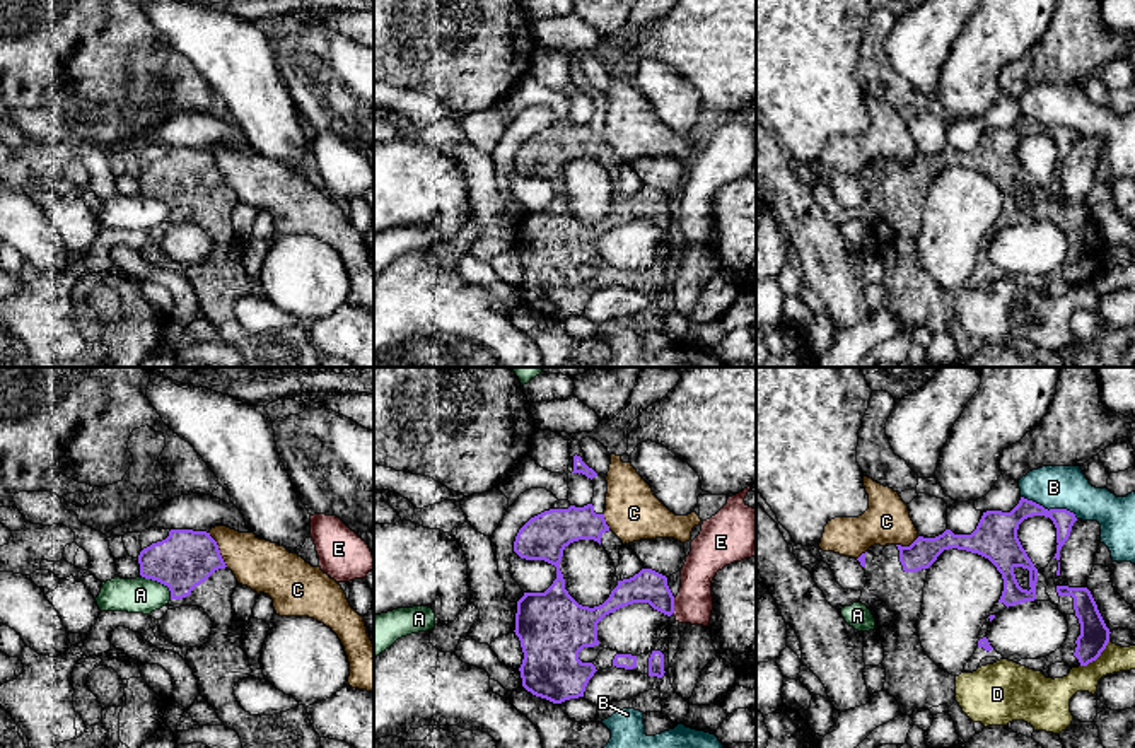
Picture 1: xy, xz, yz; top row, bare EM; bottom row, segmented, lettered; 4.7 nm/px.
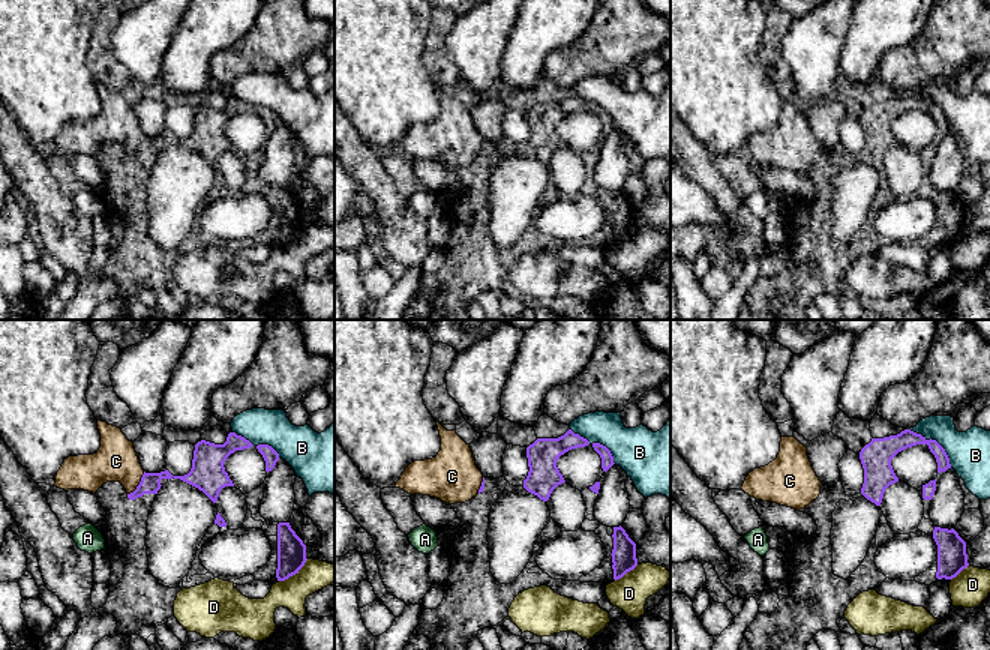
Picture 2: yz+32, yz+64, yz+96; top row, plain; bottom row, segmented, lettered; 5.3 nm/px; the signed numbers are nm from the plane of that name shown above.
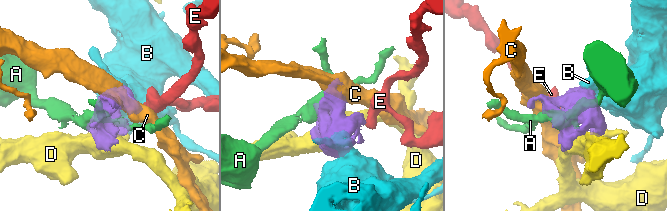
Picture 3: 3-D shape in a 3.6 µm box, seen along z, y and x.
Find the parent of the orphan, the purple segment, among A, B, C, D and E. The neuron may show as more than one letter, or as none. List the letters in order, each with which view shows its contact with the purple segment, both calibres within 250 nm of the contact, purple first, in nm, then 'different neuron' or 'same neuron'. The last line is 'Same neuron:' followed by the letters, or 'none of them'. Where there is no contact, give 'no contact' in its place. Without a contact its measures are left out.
A: meets purple in xy; 280 nm thick on the purple side, 170 nm on the other; different neuron
B: meets purple in yz; 160 nm thick on the purple side, 200 nm on the other; different neuron
C: meets purple in xy; 280 nm thick on the purple side, 240 nm on the other; different neuron
D: meets purple in yz; 140 nm thick on the purple side, 140 nm on the other; different neuron
E: meets purple in xz; 160 nm thick on the purple side, 180 nm on the other; different neuron
Same neuron: none of them

